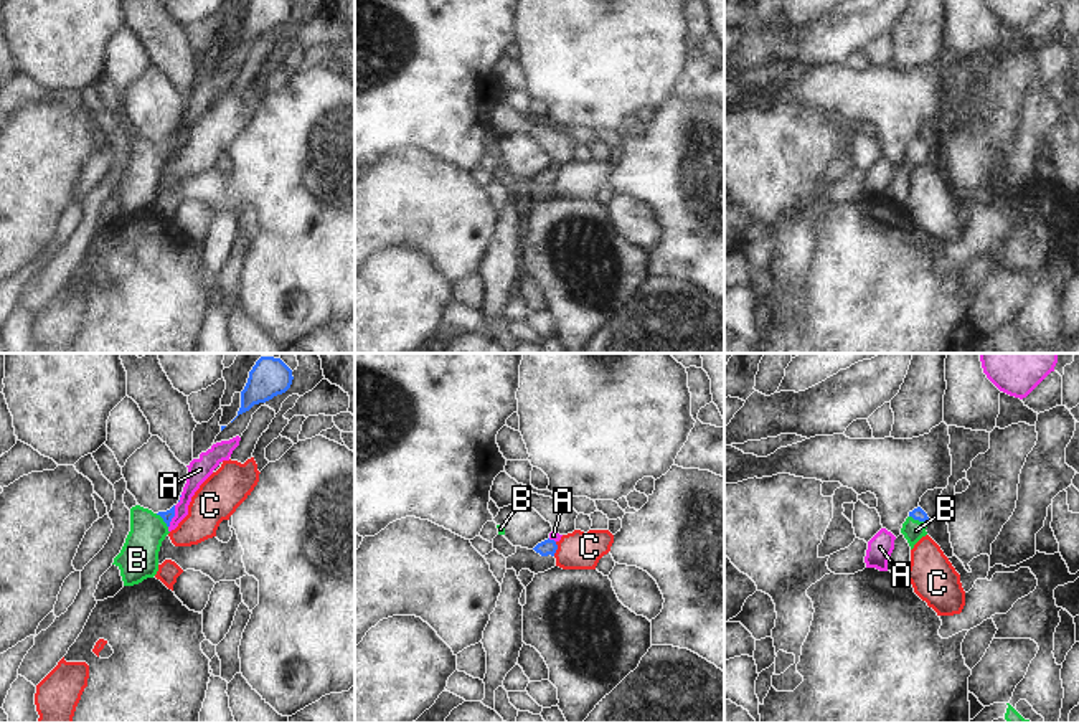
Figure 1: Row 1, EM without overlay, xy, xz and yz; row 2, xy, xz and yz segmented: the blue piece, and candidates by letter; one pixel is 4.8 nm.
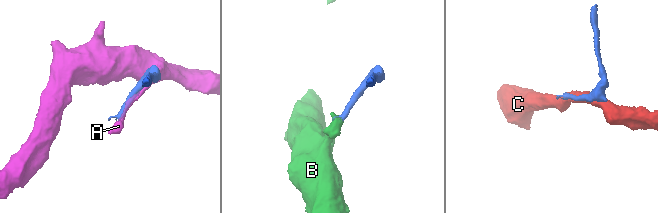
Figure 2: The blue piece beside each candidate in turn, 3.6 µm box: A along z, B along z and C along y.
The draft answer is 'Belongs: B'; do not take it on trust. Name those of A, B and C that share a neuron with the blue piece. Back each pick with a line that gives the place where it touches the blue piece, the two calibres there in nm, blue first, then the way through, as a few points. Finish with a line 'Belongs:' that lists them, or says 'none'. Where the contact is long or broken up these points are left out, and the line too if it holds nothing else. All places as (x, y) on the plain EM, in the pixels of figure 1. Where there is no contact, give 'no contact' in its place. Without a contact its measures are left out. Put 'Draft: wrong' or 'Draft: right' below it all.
B: meets blue in yz at (918, 149); 60 nm thick on the blue side, 110 nm on the other; runs through yz (918, 144), (918, 149), (913, 160)
Belongs: B
Draft: right

